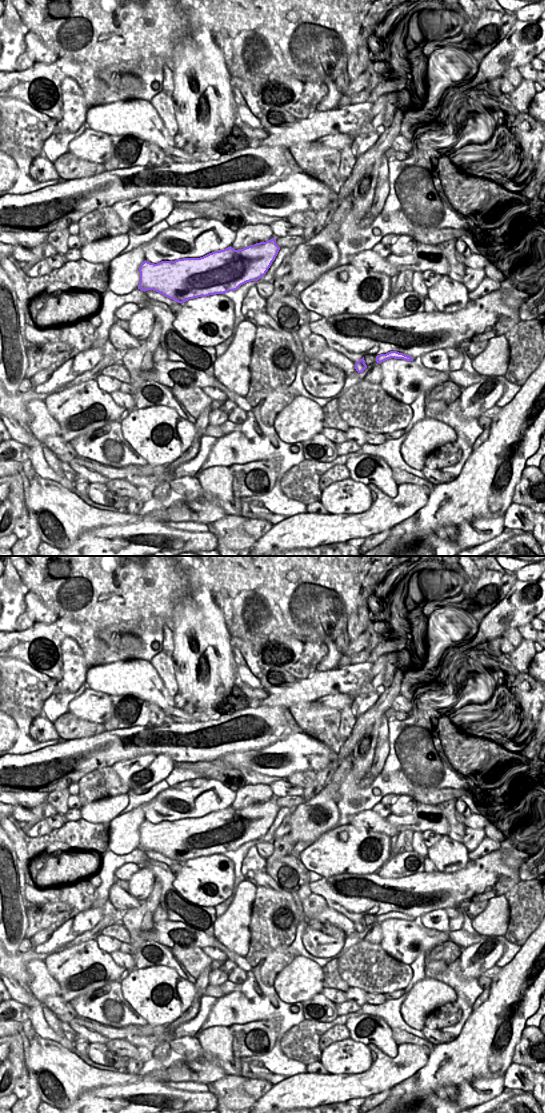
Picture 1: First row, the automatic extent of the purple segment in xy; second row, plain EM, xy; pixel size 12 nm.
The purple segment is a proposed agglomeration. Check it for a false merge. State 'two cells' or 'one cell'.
one cell

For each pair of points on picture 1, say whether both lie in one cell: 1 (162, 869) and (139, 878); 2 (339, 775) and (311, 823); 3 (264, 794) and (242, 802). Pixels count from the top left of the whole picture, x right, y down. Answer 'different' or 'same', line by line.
1: different
2: same
3: same

